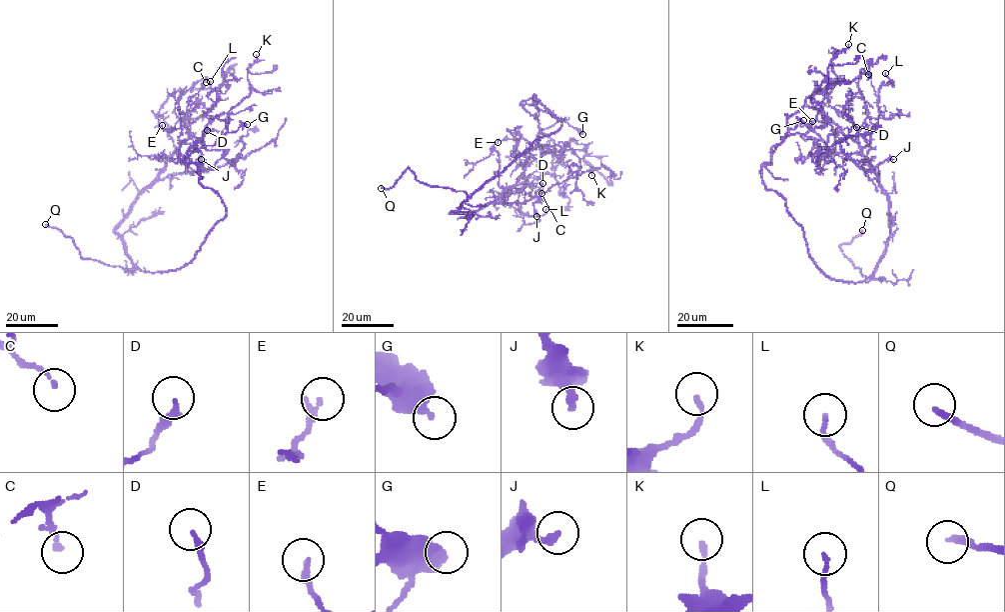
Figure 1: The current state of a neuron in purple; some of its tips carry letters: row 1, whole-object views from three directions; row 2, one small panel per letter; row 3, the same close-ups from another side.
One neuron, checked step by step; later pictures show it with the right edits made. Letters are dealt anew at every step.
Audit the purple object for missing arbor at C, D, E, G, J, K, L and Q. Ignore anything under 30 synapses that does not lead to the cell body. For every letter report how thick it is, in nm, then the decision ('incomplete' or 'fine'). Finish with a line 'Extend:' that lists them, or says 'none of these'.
C: 140 nm thick; fine
D: 220 nm thick; fine
E: 240 nm thick; fine
G: 360 nm thick; fine
J: 280 nm thick; incomplete
K: 160 nm thick; fine
L: 140 nm thick; fine
Q: 240 nm thick; incomplete
Extend: J, Q

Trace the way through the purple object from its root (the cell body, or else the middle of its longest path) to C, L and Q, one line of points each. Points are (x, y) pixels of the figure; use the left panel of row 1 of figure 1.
C: (190, 261), (174, 270), (142, 271), (115, 227), (189, 135), (176, 114), (177, 101), (198, 81), (206, 82)
L: (190, 261), (142, 271), (115, 227), (175, 149), (159, 124), (160, 106), (175, 92), (208, 89), (210, 81)
Q: (190, 261), (164, 272), (143, 272), (134, 266), (127, 272), (83, 258), (70, 237), (45, 224)

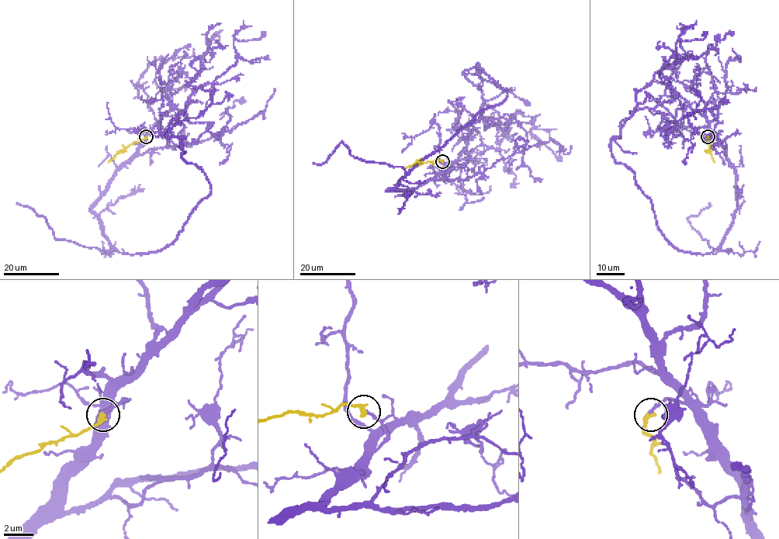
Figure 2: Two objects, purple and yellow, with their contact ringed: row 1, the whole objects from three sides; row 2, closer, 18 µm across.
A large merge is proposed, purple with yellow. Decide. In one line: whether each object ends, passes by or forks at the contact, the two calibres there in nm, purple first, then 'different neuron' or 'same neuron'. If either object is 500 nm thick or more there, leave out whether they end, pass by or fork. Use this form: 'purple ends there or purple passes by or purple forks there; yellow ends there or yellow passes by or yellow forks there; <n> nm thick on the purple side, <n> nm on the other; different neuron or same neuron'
purple ends there; yellow ends there; 220 nm thick on the purple side, 380 nm on the other; same neuron

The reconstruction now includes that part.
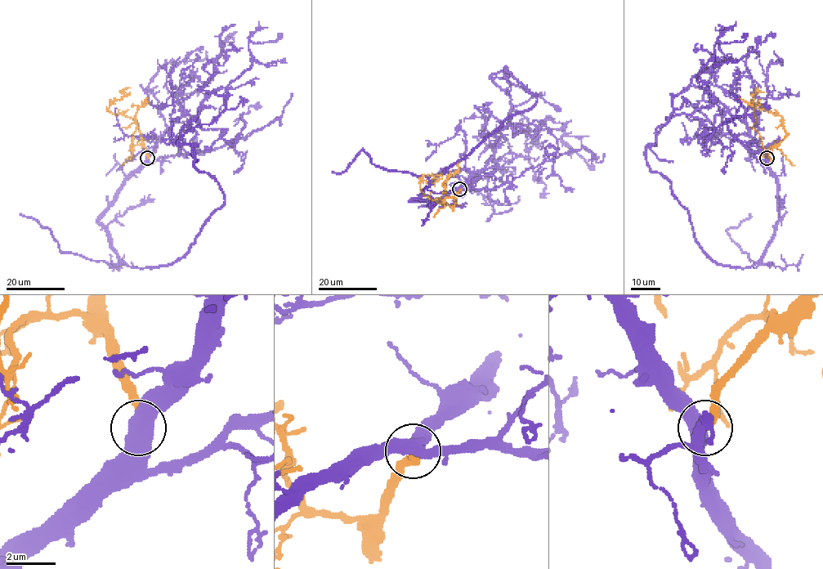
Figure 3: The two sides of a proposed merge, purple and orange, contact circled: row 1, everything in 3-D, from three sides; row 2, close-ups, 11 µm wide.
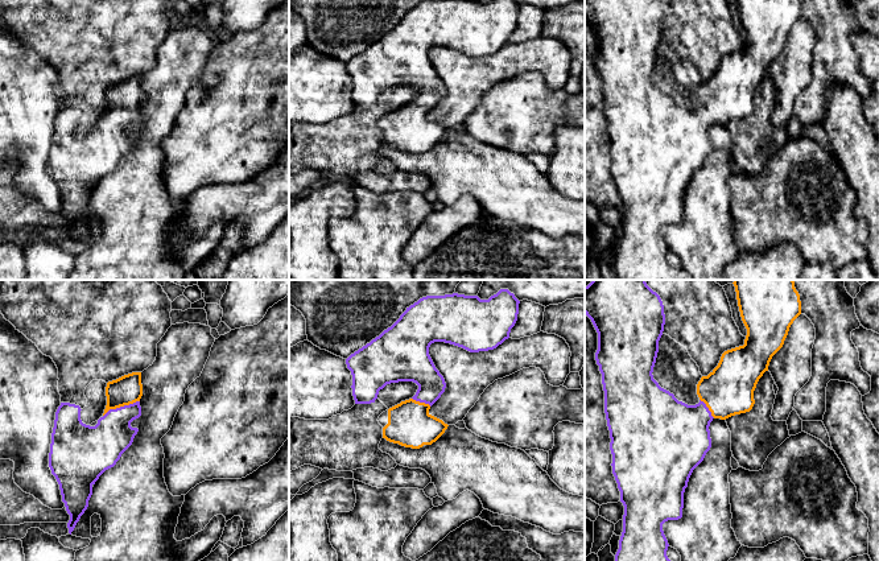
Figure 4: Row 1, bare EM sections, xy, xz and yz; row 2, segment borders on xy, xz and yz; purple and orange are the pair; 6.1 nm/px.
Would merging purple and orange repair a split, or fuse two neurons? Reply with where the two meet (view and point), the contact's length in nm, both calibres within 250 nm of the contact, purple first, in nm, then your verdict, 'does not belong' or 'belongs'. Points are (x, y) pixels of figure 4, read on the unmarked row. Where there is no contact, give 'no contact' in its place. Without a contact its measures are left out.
meets purple in xy at (120, 111); contact 240 nm long; 260 nm thick on the purple side, 180 nm on the other; belongs

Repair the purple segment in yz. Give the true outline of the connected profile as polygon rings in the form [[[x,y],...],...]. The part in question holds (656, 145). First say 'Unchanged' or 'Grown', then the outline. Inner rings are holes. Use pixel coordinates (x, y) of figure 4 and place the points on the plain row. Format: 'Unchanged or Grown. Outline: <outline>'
Grown. Outline: [[[585,0],[585,18],[591,24],[598,37],[598,54],[595,57],[595,65],[602,78],[602,88],[604,95],[604,117],[606,117],[607,131],[611,143],[610,147],[610,154],[612,158],[611,170],[612,170],[612,178],[618,187],[618,193],[620,195],[620,206],[624,210],[623,236],[619,244],[619,253],[615,259],[615,269],[616,269],[618,280],[693,280],[685,269],[674,268],[668,263],[667,255],[669,248],[664,239],[663,228],[668,224],[678,224],[682,222],[684,197],[685,193],[688,191],[689,182],[693,174],[703,165],[706,157],[711,152],[711,143],[709,135],[710,127],[714,123],[726,124],[731,120],[746,117],[752,114],[755,108],[754,95],[756,92],[759,83],[763,81],[765,75],[768,75],[768,70],[772,61],[783,51],[791,29],[801,18],[800,0],[736,0],[736,4],[738,4],[742,25],[747,33],[744,49],[727,54],[722,58],[718,70],[707,81],[702,81],[697,88],[697,99],[700,102],[700,107],[696,110],[688,110],[682,106],[678,106],[674,102],[674,99],[670,98],[669,95],[661,92],[652,79],[659,57],[659,45],[663,40],[664,29],[665,29],[664,9],[660,0]]]

